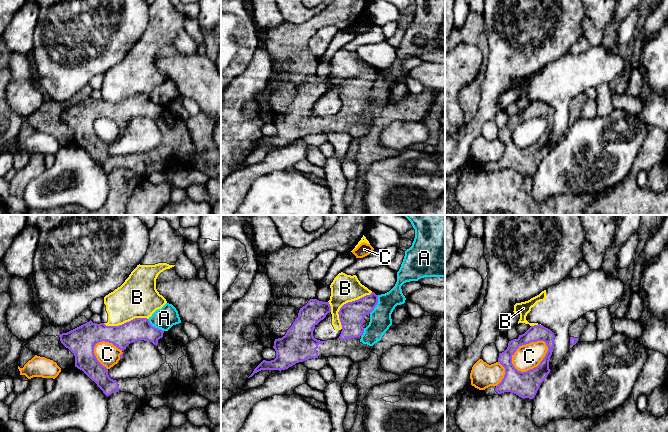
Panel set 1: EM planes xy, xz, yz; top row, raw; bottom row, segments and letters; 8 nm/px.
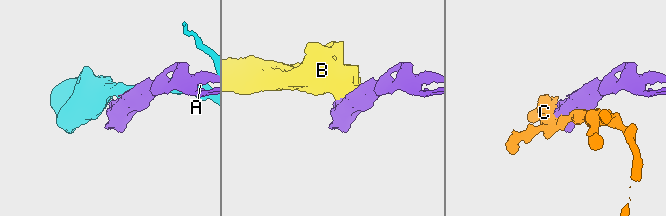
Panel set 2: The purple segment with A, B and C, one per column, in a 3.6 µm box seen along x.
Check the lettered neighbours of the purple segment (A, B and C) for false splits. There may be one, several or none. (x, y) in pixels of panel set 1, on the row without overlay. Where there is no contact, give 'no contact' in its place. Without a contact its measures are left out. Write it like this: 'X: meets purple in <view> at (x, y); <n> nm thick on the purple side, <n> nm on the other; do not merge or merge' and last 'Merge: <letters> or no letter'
A: meets purple in xz at (376, 80); 200 nm thick on the purple side, 180 nm on the other; do not merge
B: meets purple in xz at (346, 79); 200 nm thick on the purple side, 220 nm on the other; do not merge
C: meets purple in yz at (524, 120); 130 nm thick on the purple side, 200 nm on the other; do not merge
Merge: no letter

